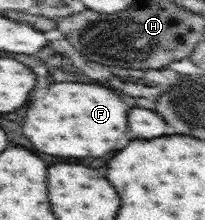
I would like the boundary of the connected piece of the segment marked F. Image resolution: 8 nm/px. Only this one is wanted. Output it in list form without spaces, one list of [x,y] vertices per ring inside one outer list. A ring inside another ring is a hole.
[[[56,82],[48,88],[48,94],[30,102],[24,118],[24,136],[34,144],[36,150],[64,156],[100,158],[116,150],[118,138],[128,130],[128,108],[112,90],[98,84],[78,82]]]

